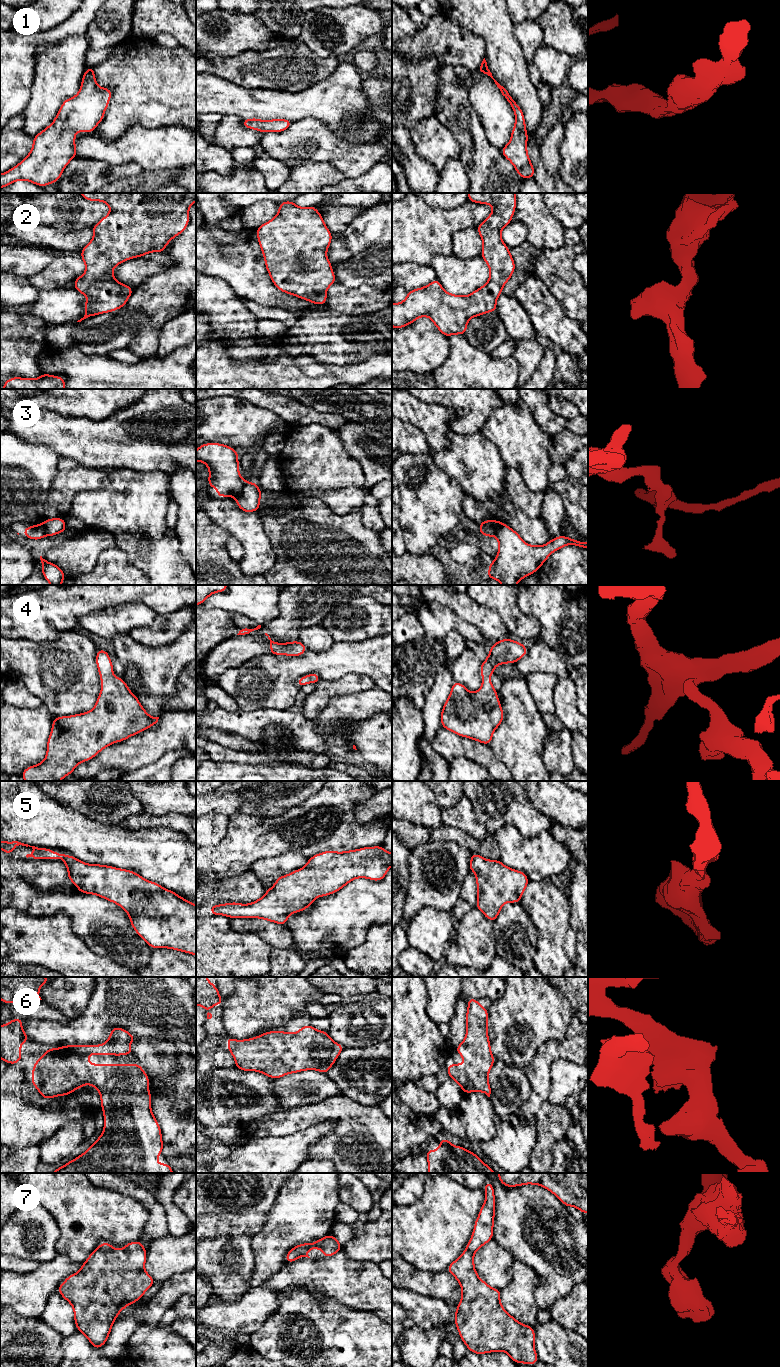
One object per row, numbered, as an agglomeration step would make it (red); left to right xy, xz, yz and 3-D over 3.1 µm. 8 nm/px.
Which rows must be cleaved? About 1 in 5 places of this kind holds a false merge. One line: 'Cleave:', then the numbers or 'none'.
Cleave: 3

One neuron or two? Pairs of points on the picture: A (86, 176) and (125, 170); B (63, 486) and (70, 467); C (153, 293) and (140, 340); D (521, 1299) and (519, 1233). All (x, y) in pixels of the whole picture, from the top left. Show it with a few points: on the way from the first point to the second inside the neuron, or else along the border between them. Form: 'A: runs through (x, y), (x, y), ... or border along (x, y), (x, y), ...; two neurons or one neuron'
A: runs through (96, 173), (106, 169), (115, 170); one neuron
B: runs through (68, 481), (70, 479), (70, 472); one neuron
C: runs through (153, 305), (152, 328); one neuron
D: border along (515, 1258), (528, 1264), (539, 1275); two neurons

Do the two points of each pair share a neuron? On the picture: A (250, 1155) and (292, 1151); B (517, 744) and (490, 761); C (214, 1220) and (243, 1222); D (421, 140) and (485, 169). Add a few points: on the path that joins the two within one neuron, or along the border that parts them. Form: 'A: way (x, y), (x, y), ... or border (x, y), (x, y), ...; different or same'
A: way (260, 1155), (282, 1154); same
B: border (489, 745), (493, 754), (508, 770); different
C: way (221, 1221), (236, 1222); same
D: border (453, 134), (459, 146), (459, 158); different

